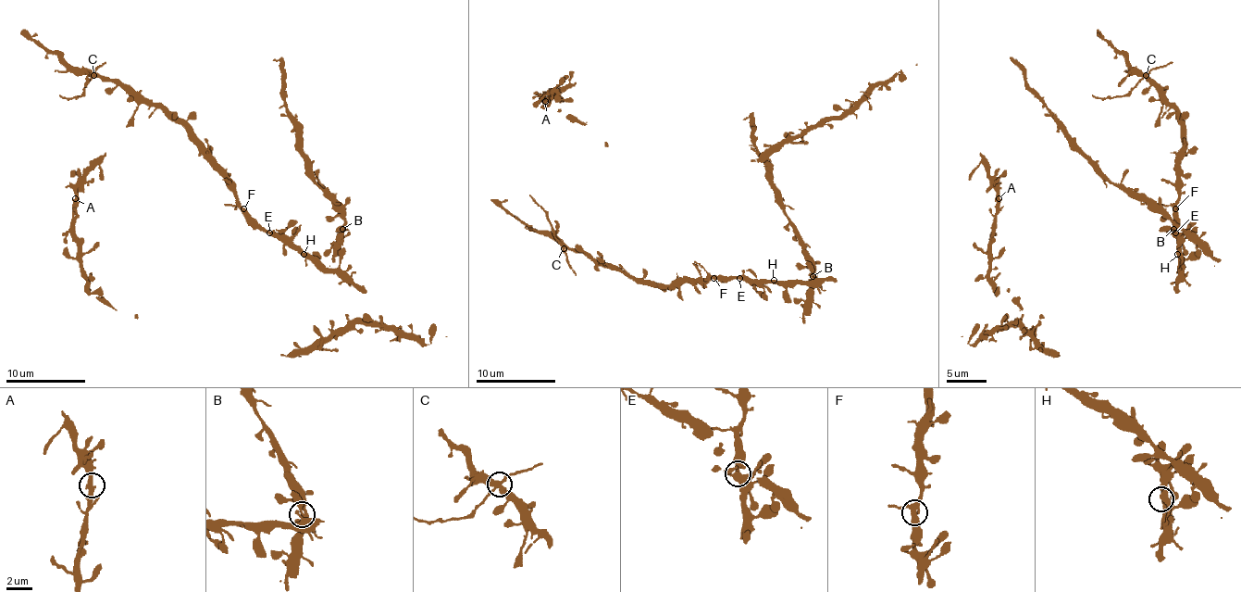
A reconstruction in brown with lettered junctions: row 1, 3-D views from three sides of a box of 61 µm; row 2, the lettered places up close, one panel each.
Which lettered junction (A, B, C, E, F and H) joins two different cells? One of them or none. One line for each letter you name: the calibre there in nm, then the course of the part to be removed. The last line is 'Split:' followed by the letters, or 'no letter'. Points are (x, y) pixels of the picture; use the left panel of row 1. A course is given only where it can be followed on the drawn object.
C: calibre 340 nm; course (93, 75), (80, 95), (59, 95)
Split: C

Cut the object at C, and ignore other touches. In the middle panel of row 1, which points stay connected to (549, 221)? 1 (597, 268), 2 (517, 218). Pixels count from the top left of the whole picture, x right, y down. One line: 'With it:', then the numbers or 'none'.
With it: none

